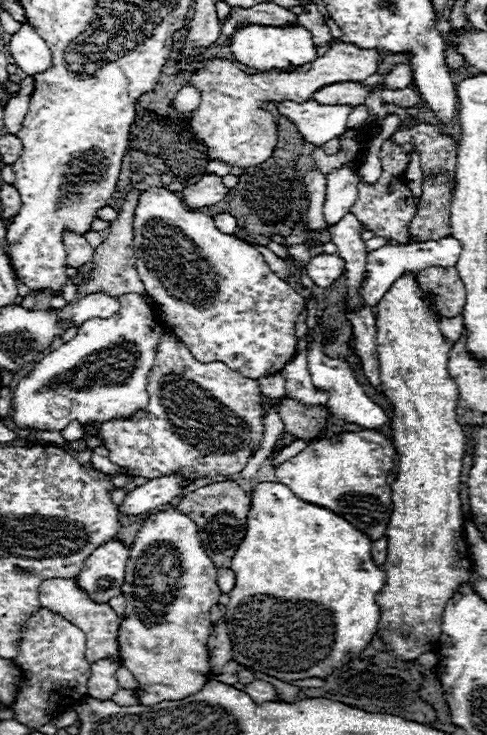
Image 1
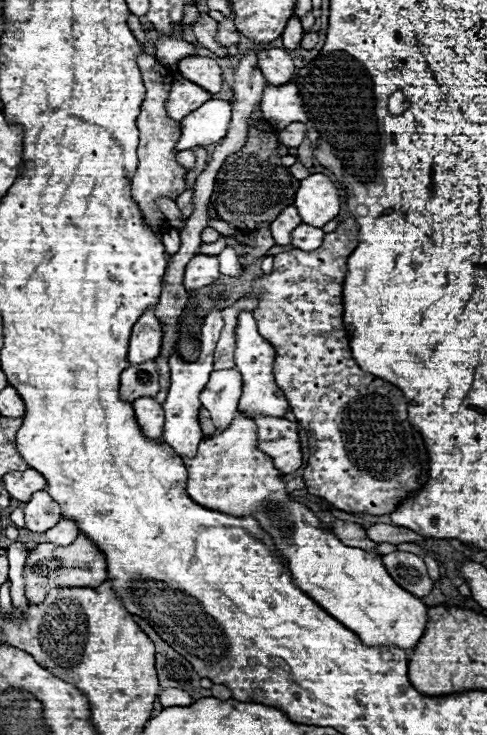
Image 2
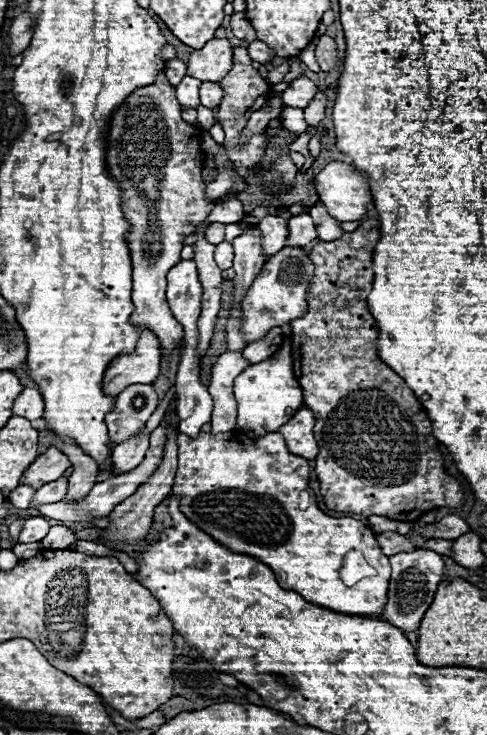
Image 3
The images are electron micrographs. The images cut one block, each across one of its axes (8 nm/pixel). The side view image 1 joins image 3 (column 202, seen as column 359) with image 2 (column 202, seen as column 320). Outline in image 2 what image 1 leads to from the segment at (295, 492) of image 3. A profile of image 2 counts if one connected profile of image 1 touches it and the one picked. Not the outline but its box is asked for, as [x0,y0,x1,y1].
[184,416,428,650]

